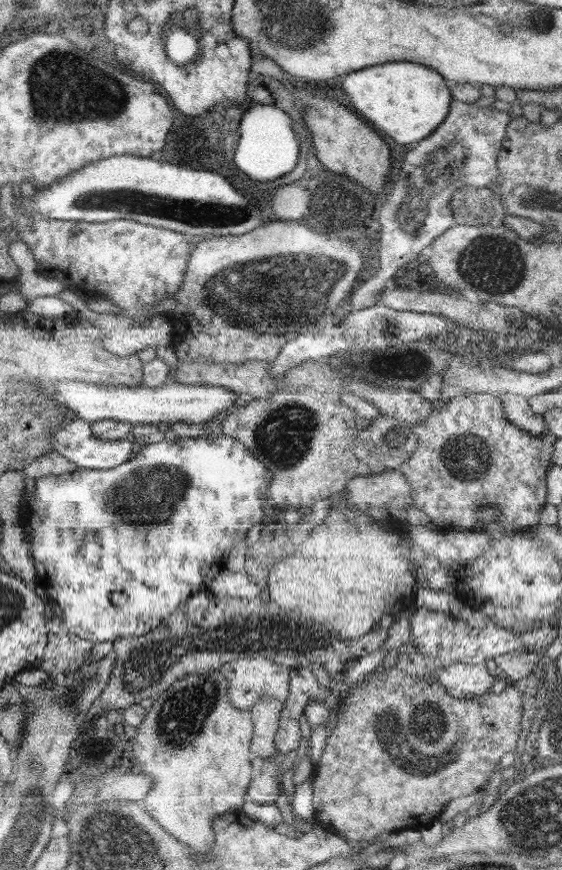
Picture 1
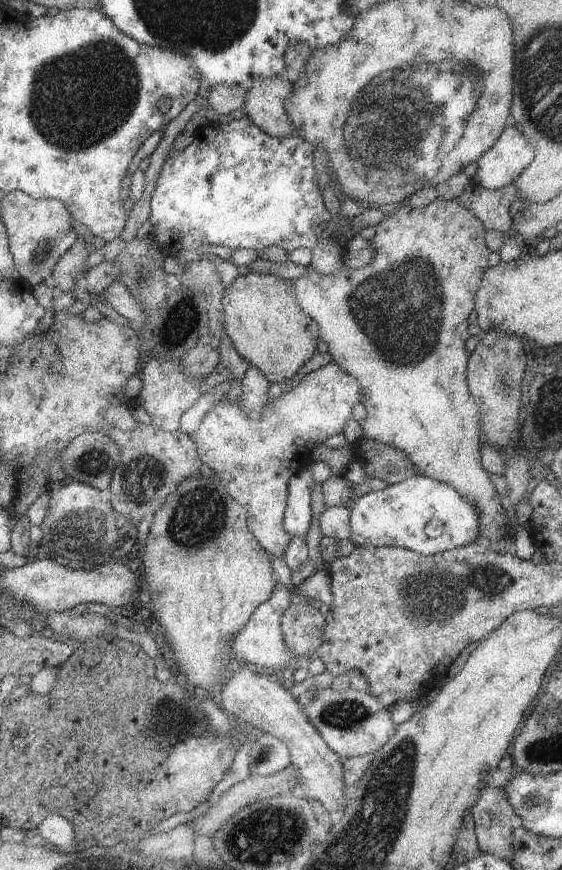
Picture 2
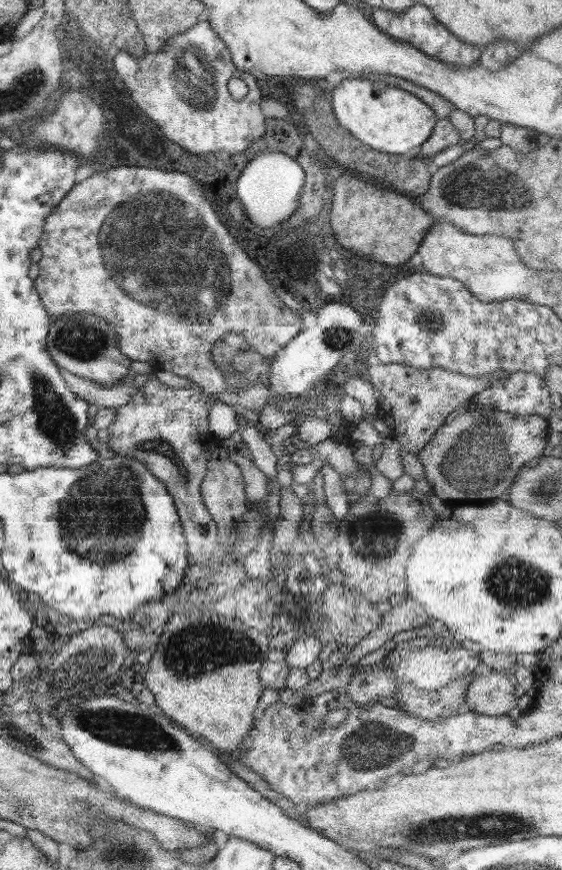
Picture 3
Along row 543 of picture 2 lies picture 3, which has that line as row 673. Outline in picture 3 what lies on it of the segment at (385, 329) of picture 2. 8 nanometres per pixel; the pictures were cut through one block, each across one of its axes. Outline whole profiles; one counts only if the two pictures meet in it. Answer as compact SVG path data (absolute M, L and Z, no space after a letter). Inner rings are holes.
M479 674L466 691L466 709L486 716L506 715L517 705L515 682L507 674Z

